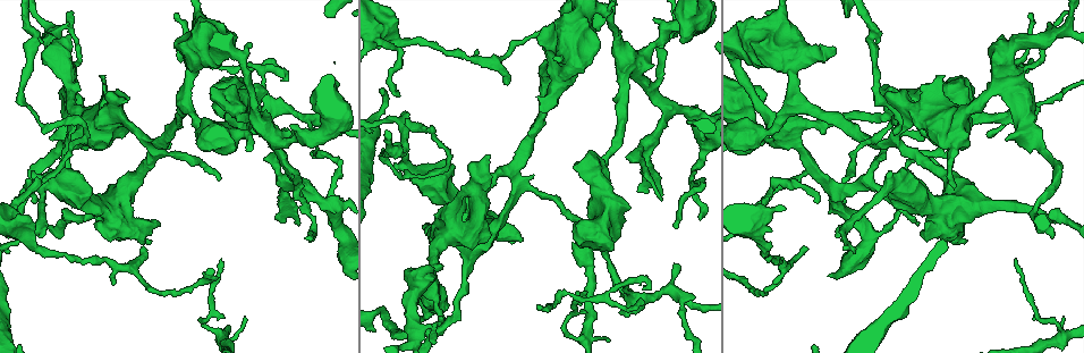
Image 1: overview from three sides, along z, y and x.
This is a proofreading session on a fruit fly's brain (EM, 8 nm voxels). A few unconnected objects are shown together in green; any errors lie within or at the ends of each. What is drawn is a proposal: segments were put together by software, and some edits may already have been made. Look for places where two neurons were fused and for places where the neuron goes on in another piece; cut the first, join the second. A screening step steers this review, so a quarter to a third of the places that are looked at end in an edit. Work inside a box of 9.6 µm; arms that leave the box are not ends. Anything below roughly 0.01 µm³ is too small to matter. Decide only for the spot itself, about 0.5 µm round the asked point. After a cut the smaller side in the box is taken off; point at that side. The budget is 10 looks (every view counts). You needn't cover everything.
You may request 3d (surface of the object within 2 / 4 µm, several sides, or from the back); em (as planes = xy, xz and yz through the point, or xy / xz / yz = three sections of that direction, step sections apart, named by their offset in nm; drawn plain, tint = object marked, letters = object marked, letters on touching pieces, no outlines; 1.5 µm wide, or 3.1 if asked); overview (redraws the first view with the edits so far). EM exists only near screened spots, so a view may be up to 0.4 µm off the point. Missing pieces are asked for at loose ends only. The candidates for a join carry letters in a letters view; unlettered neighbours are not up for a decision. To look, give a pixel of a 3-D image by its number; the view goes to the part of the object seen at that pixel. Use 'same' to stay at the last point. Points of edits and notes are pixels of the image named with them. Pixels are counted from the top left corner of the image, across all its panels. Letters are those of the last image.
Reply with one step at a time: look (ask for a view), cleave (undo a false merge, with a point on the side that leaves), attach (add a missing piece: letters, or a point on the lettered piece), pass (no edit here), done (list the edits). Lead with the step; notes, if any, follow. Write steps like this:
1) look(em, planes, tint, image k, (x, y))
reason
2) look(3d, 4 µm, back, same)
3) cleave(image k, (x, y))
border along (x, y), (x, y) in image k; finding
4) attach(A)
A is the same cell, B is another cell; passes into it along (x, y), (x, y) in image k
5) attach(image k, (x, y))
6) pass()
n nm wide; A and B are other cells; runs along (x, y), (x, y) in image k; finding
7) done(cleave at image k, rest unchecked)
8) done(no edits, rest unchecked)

look(em, planes, plain, image 1, (314, 151))
tapers out

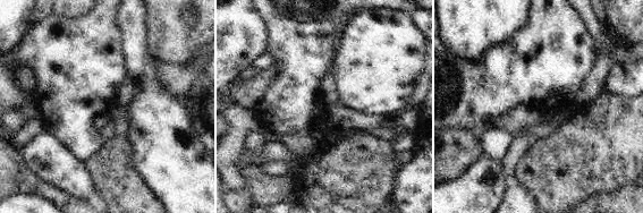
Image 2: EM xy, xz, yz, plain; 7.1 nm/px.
look(em, planes, letters, same)
see the neighbours

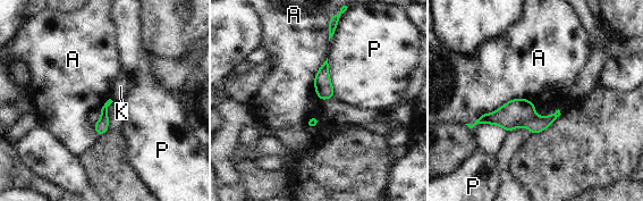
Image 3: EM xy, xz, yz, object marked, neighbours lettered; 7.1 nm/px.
pass()
A, K and P are other cells; border along (535, 106), (513, 98), (465, 124) in image 3; none of them fits

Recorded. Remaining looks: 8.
look(3d, 2 µm, image 1, (584, 292))
branch stops here

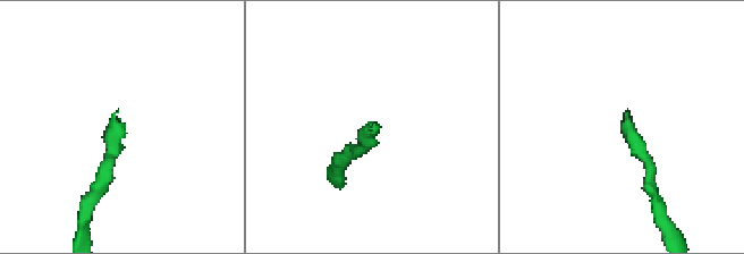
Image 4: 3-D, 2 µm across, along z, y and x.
look(em, yz, step 4, tint, image 4, (626, 111))
now the EM

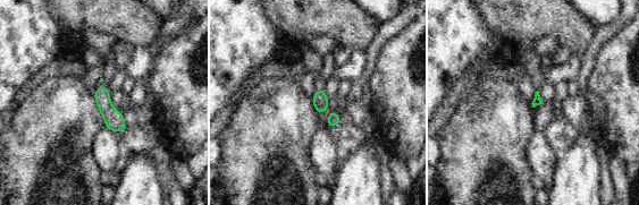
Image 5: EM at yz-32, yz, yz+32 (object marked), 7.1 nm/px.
look(em, yz, step 4, letters, same)

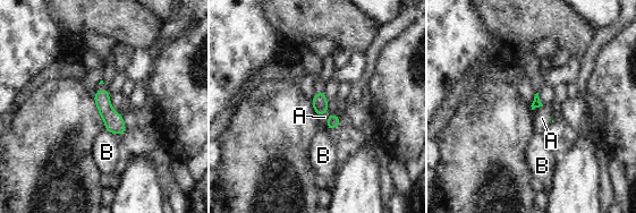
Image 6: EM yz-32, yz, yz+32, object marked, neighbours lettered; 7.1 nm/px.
pass()
A and B are other cells; border along (331, 112), (327, 121), (328, 130) in image 6; no lettered piece goes on from it

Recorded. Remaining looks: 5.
look(em, yz, step 4, tint, image 1, (49, 158))

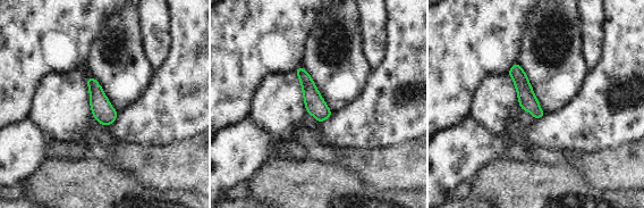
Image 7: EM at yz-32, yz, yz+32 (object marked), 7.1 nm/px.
look(em, yz, step 4, letters, same)
what lies round it

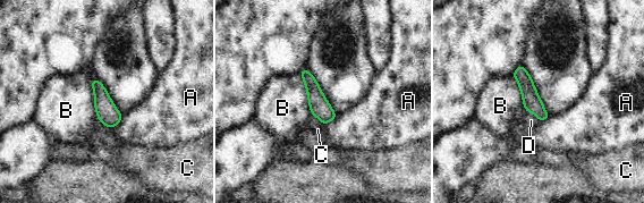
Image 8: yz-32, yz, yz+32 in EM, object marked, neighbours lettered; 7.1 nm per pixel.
pass()
A, B, C and D are other cells; runs along (520, 68), (531, 101), (542, 117) in image 8; all the same neuron

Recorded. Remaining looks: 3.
look(3d, 4 µm, image 1, (407, 119))
tapers out

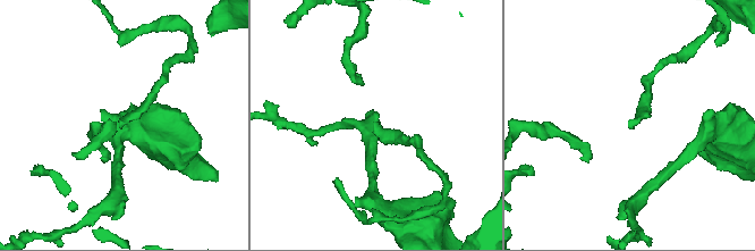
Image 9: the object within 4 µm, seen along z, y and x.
look(em, 3.1 µm, planes, letters, image 9, (374, 124))
now the EM

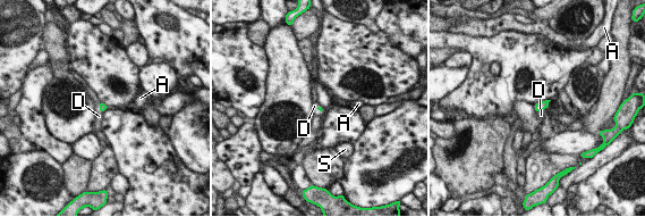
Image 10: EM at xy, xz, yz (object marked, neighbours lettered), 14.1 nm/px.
attach(D)
D touches over 150 nm; D is the same cell, A and S are other cells; it goes on there

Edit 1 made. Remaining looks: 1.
done(attach at image 10, rest unchecked)

